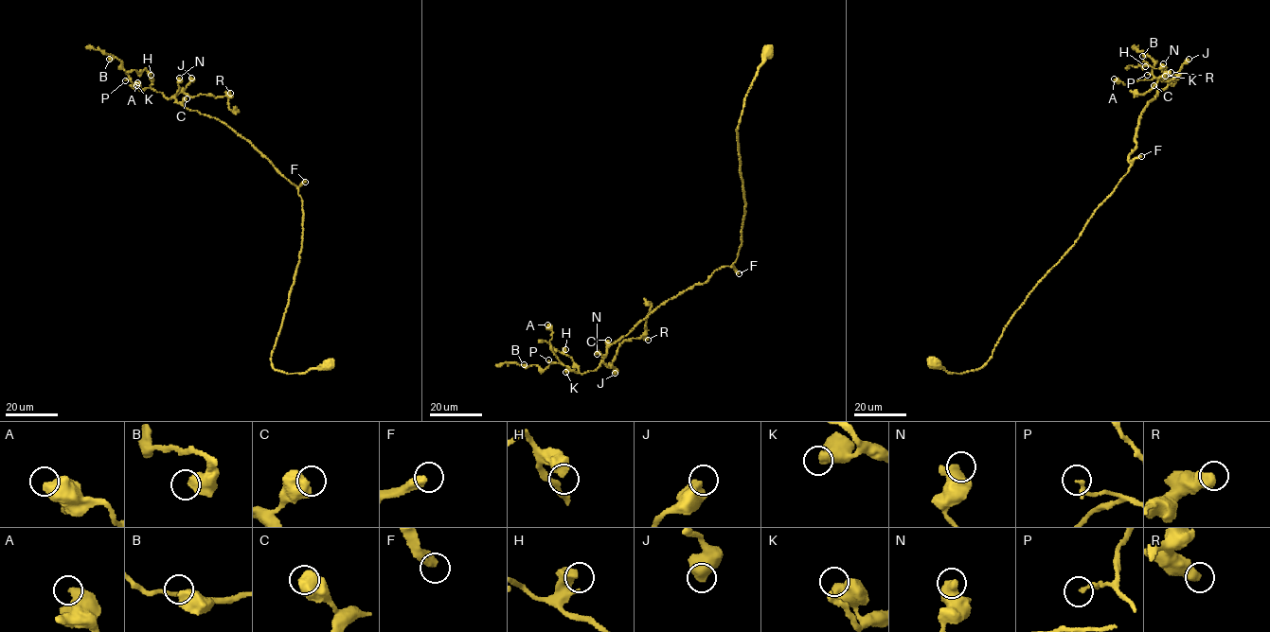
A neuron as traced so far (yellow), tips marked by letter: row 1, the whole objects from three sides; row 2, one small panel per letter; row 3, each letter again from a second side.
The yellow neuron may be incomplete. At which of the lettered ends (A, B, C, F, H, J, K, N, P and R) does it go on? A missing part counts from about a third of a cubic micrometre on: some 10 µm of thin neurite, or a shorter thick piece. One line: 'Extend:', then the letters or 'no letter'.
Extend: F

